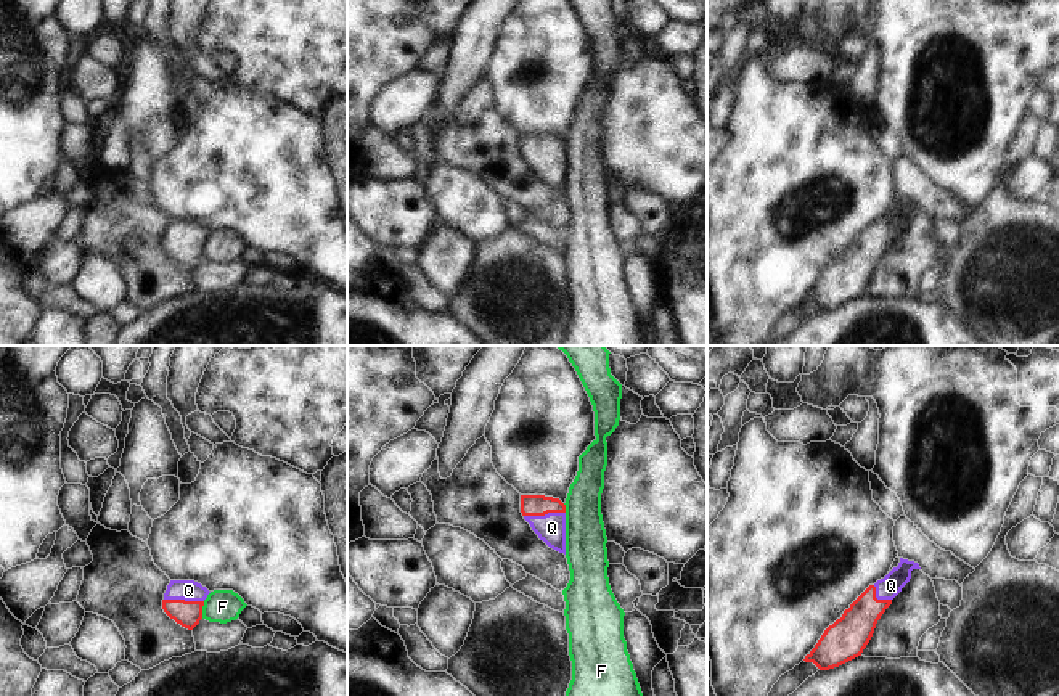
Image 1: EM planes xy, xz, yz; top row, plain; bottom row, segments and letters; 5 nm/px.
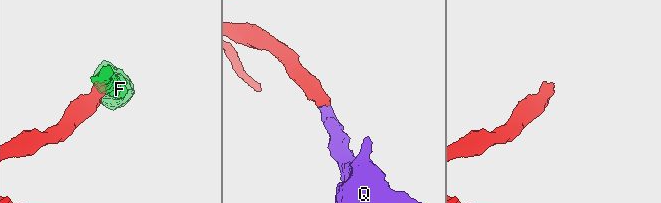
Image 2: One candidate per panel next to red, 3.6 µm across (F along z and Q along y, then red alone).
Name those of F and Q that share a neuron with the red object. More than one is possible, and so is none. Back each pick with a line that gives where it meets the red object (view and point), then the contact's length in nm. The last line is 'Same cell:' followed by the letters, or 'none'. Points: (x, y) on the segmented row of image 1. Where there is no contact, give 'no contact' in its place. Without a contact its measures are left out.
Q: contact xz (543, 515); length 200 nm
Same cell: Q

